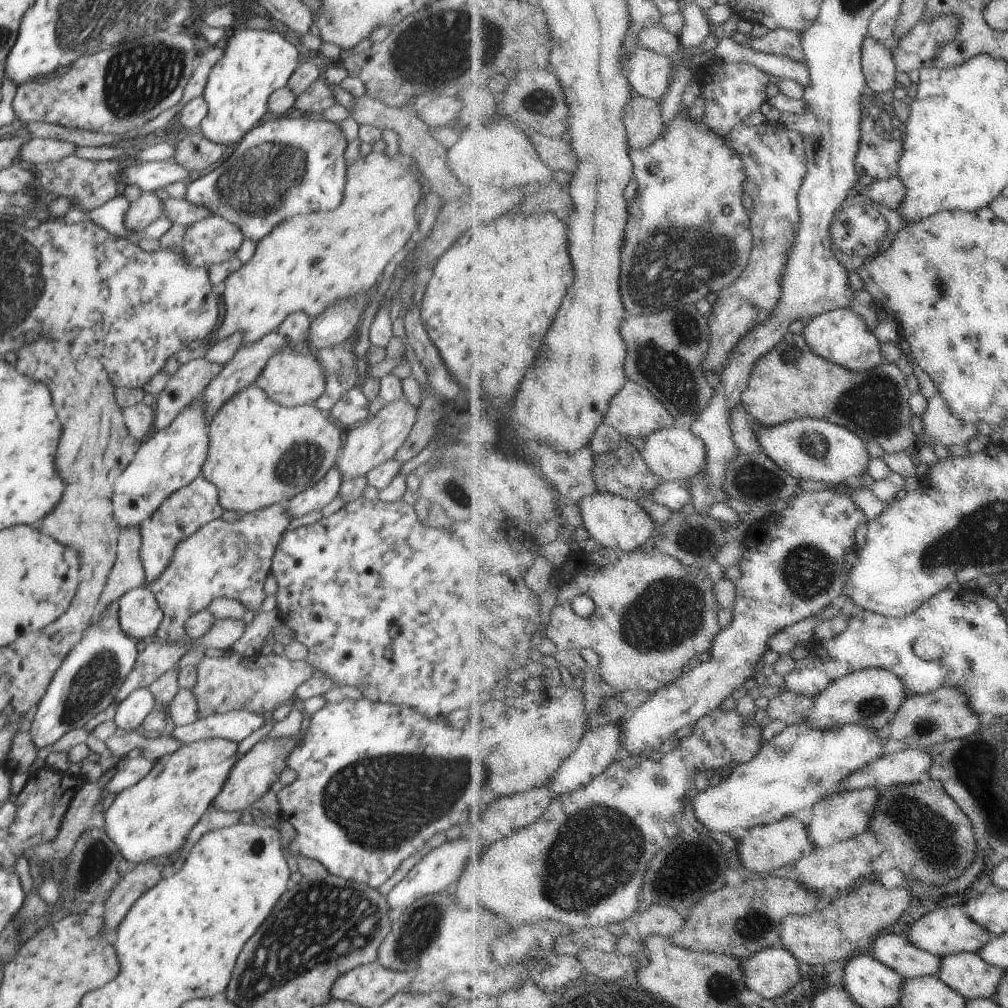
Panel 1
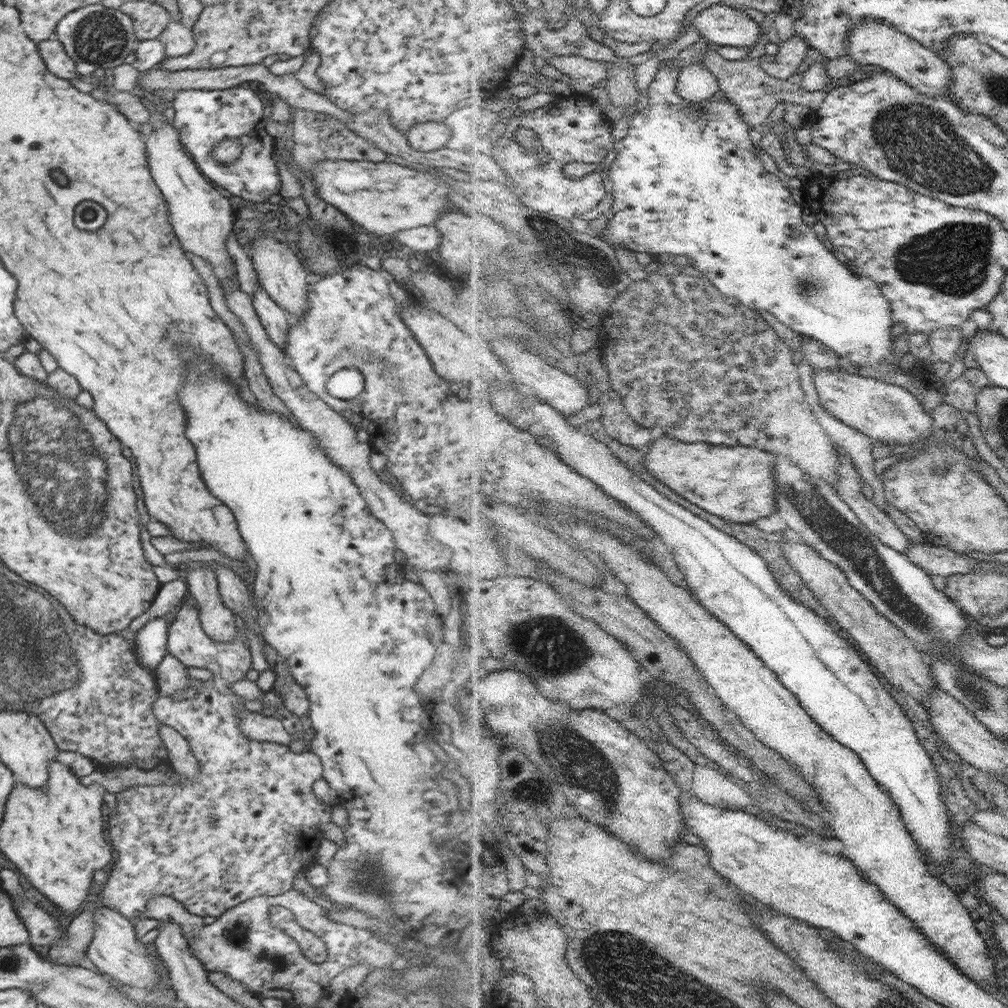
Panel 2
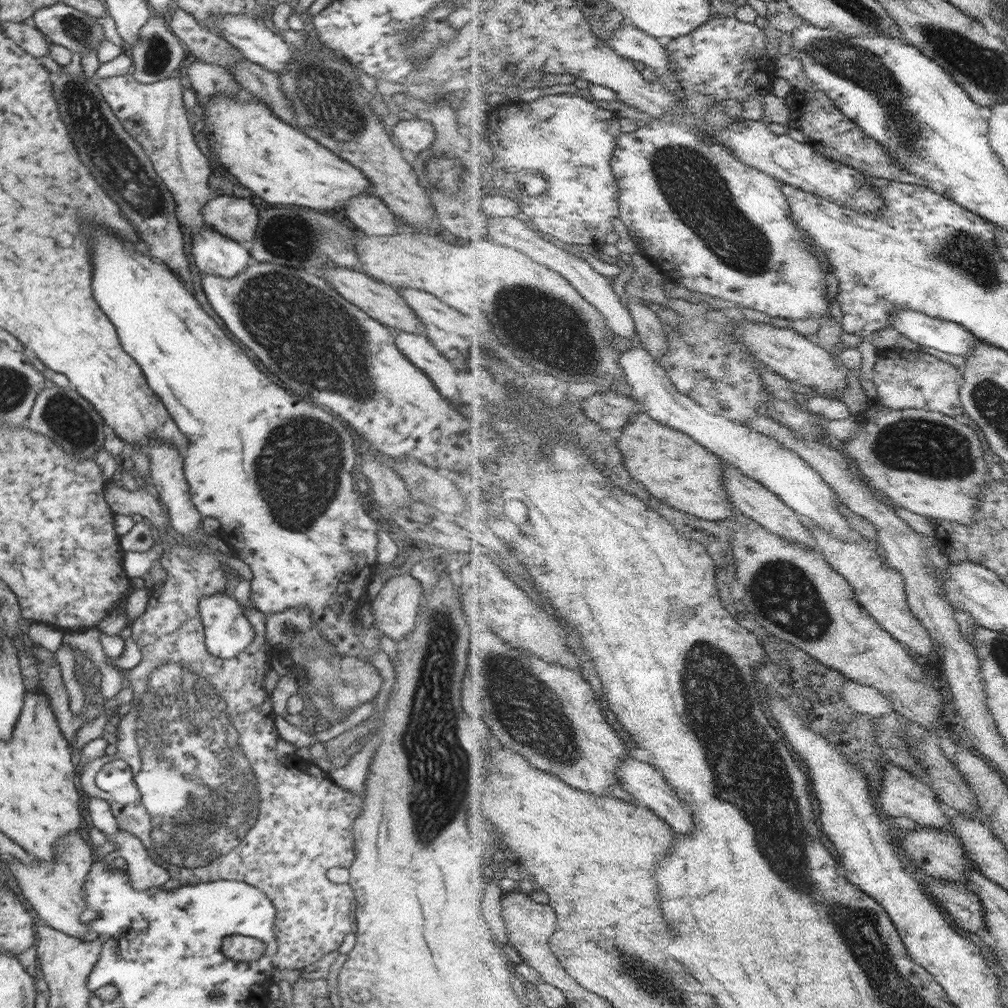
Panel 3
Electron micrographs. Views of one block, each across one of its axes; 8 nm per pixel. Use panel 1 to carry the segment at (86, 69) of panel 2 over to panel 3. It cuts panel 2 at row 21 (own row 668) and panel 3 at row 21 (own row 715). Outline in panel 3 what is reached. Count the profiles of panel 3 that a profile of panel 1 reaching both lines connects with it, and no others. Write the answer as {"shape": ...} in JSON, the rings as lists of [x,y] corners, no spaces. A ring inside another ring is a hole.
{"shape":[[[64,2],[36,10],[33,19],[36,22],[35,28],[42,32],[49,42],[64,46],[71,52],[78,52],[78,54],[96,52],[102,46],[102,42],[106,40],[104,28],[98,24],[97,17],[83,14],[76,7],[66,5]]]}

